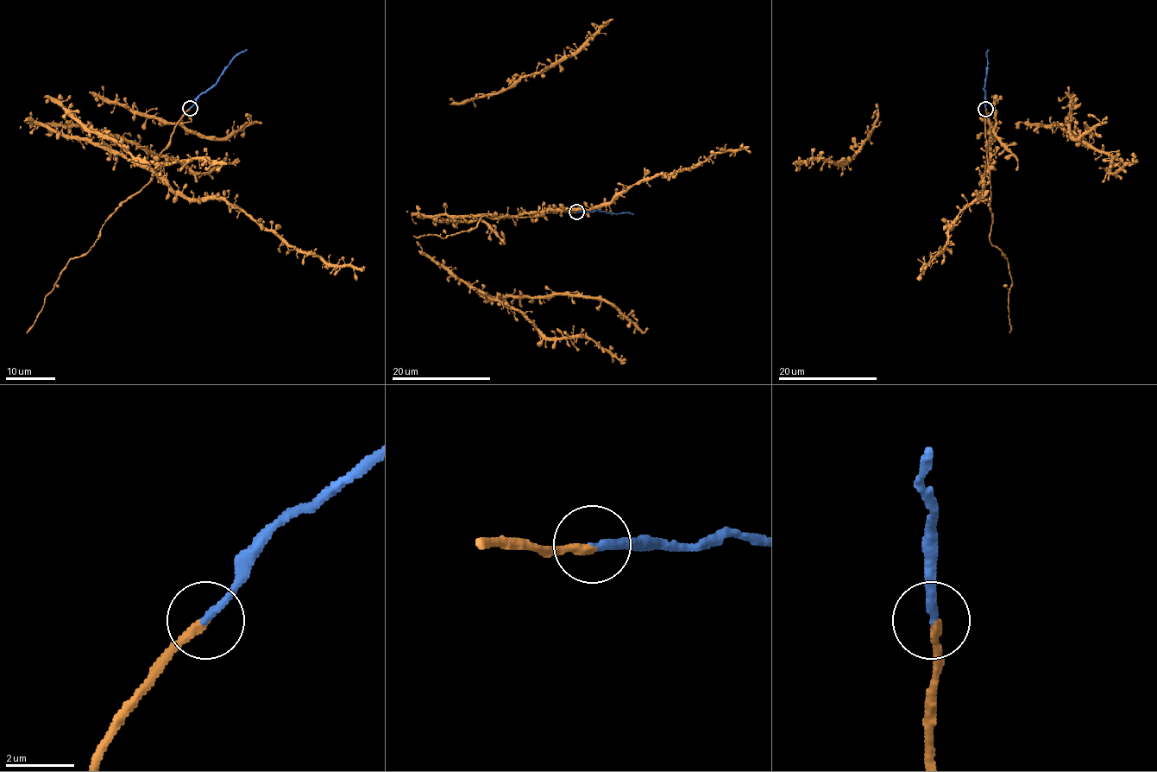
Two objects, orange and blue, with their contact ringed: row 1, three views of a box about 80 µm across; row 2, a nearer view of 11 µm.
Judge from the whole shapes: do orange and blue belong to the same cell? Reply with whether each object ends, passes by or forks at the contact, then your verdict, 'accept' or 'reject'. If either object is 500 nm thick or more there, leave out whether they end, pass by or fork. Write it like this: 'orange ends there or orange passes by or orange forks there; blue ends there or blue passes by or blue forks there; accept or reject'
orange ends there; blue ends there; accept

